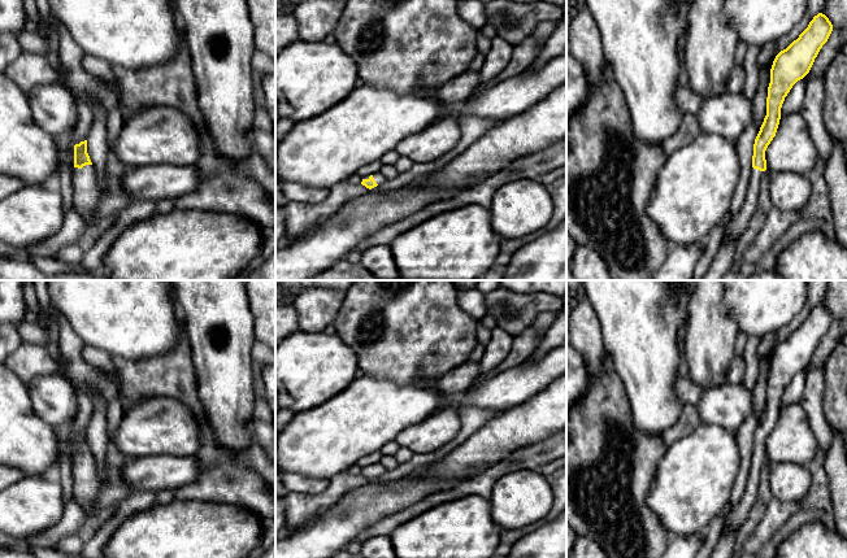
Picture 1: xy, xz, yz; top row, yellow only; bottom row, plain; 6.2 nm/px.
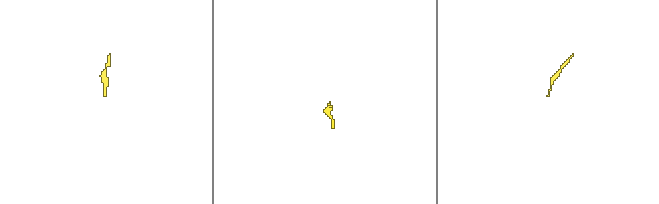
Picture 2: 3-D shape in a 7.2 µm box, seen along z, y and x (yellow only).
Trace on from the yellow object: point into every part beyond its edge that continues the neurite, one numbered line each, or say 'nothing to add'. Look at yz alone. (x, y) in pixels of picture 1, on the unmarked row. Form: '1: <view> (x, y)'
1: yz (724, 548)

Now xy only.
1: xy (86, 483)

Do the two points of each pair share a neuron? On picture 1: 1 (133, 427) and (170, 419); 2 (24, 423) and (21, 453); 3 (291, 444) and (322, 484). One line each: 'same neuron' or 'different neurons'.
1: same neuron
2: same neuron
3: different neurons

